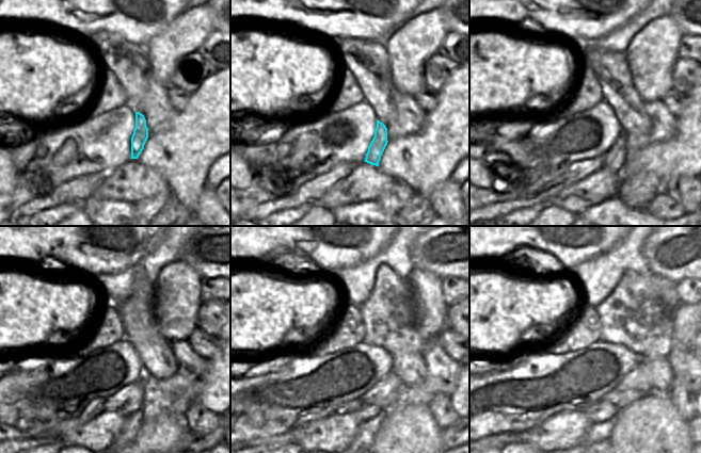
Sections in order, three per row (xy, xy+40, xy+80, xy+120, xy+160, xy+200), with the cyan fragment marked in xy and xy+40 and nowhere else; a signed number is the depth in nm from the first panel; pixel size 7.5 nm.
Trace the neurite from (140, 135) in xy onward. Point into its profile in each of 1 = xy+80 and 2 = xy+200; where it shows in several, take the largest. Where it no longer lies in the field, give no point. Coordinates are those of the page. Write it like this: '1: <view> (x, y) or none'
1: xy+80 (616, 157)
2: xy+200 (602, 411)

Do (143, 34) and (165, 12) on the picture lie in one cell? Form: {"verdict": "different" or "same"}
{"verdict": "same"}

